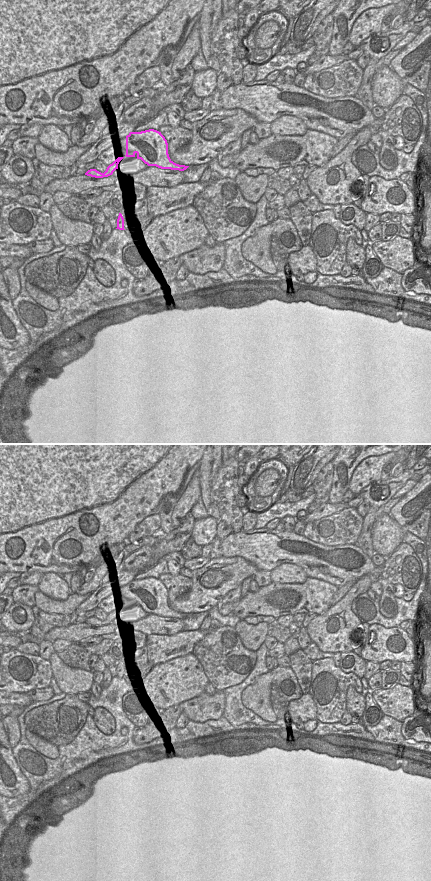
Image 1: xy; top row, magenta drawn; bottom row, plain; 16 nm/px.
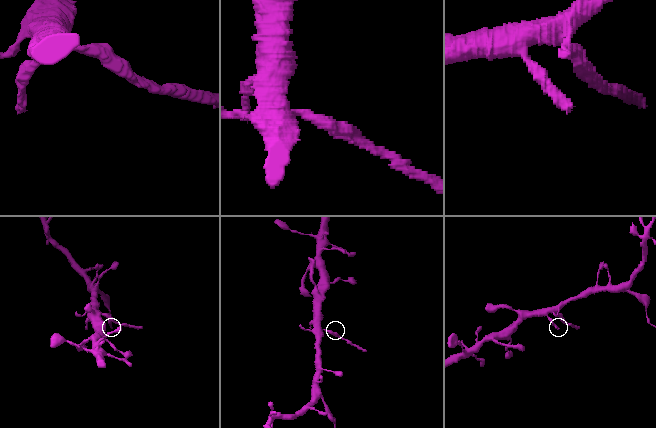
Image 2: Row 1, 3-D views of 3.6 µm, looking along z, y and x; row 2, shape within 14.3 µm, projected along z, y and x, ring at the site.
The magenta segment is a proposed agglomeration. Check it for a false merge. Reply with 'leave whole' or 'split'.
split

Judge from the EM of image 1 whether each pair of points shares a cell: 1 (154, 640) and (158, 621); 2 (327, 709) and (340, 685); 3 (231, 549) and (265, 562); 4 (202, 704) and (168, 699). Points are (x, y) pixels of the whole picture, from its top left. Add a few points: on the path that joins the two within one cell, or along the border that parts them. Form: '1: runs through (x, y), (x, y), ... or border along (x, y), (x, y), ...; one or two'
1: border along (178, 632), (174, 634), (146, 635); two
2: runs through (330, 703), (330, 695), (334, 691); one
3: runs through (239, 549), (252, 549), (257, 554); one
4: border along (203, 691), (178, 704); two

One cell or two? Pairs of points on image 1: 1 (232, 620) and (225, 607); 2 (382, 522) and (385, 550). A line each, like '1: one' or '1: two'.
1: two
2: one

